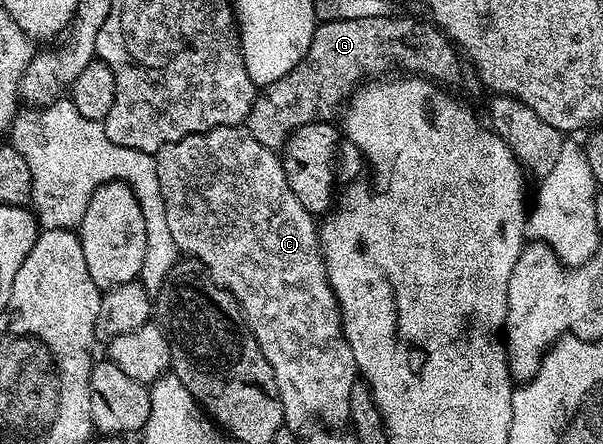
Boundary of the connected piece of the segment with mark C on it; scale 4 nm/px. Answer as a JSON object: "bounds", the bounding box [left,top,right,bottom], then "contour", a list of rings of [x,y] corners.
{"bounds":[156,125,359,428],"contour":[[[245,125],[217,126],[207,134],[184,136],[179,142],[160,148],[156,155],[156,176],[160,176],[160,193],[164,195],[164,216],[168,216],[168,229],[172,231],[172,240],[176,240],[176,248],[183,255],[198,261],[217,286],[227,290],[237,300],[246,325],[250,327],[260,352],[268,360],[274,373],[278,395],[282,401],[283,419],[290,423],[310,422],[313,418],[319,418],[322,421],[319,423],[330,428],[337,427],[339,425],[337,422],[345,423],[350,417],[350,393],[359,377],[358,365],[342,331],[342,314],[338,310],[338,301],[326,275],[326,260],[322,257],[322,247],[318,245],[318,226],[315,215],[308,213],[304,204],[300,204],[296,192],[292,192],[284,176],[281,157],[275,151],[264,148],[264,144],[256,140],[256,136],[246,131]]]}

